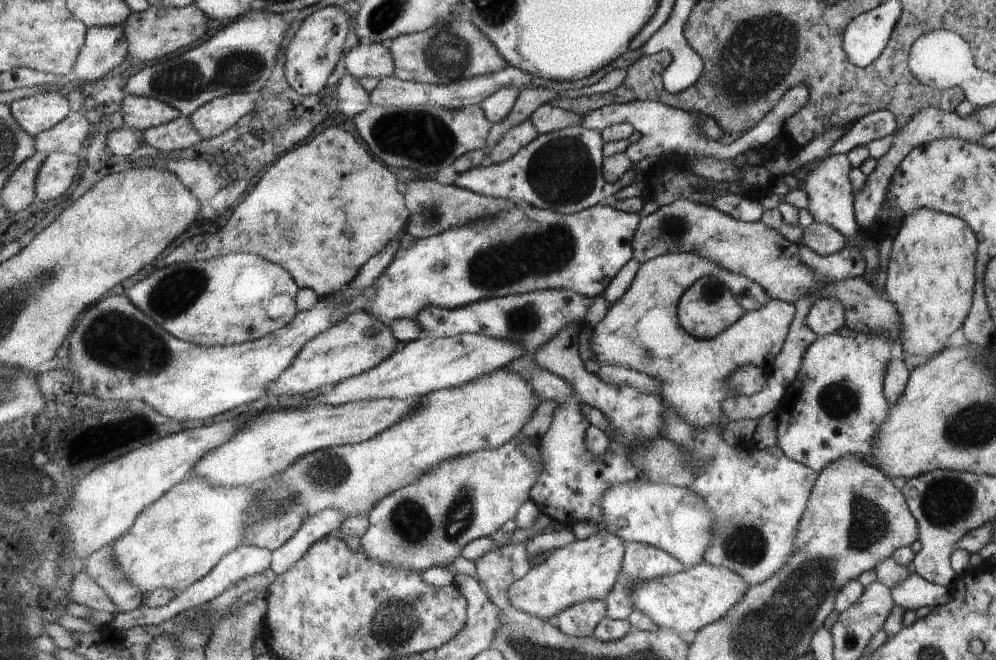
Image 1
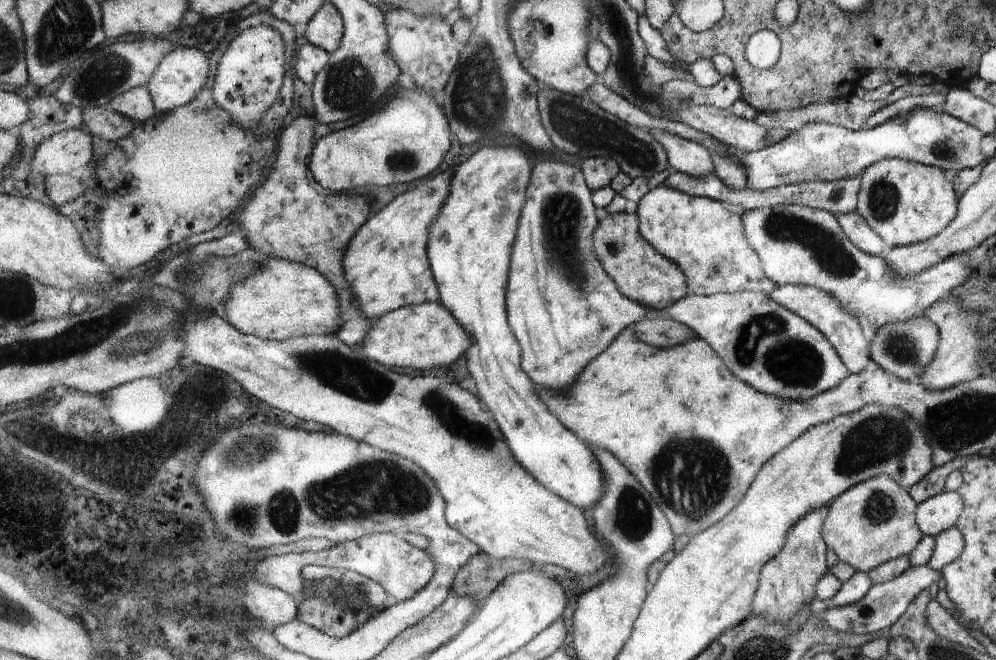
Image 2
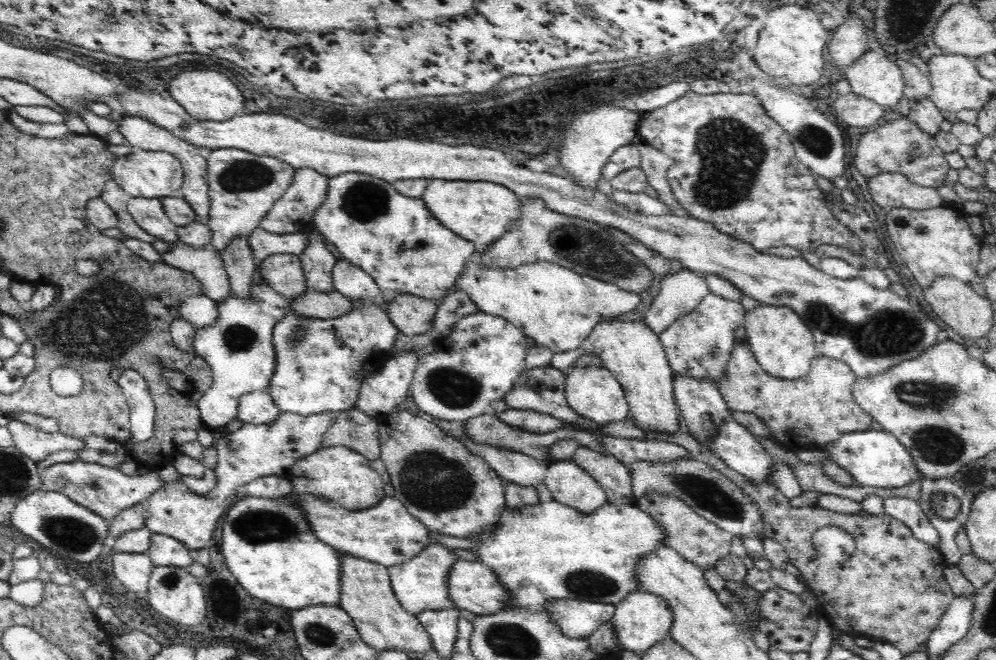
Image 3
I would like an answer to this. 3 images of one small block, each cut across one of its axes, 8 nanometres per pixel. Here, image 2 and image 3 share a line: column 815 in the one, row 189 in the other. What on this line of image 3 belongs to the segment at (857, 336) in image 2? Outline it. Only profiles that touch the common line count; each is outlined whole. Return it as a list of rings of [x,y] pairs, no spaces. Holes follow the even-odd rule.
[[[298,168],[294,182],[262,218],[259,227],[272,234],[296,234],[313,228],[316,210],[328,200],[330,177],[311,168]]]

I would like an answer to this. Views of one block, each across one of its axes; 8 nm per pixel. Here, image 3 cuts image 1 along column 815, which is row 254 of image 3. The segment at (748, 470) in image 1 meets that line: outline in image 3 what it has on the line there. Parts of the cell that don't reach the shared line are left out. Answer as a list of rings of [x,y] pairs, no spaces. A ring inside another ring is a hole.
[[[477,247],[472,257],[467,261],[465,269],[457,279],[457,286],[460,290],[470,297],[470,300],[477,306],[478,313],[505,318],[523,330],[528,337],[532,337],[536,344],[546,346],[555,353],[578,350],[588,340],[598,324],[629,313],[640,304],[638,293],[626,292],[616,282],[608,282],[587,274],[580,274],[578,271],[567,269],[553,262],[540,261],[522,264],[518,268],[508,268],[508,270],[481,268],[477,264],[480,254],[482,252]]]

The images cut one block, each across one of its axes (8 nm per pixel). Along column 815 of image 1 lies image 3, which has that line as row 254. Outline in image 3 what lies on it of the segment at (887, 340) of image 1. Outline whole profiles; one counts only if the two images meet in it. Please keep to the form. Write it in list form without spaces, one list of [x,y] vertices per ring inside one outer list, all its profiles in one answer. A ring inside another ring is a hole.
[[[350,172],[330,178],[328,200],[316,210],[313,228],[334,245],[335,250],[354,266],[361,268],[388,295],[412,294],[441,301],[454,289],[476,245],[444,228],[426,208],[420,196],[402,196],[390,182],[367,174]]]

